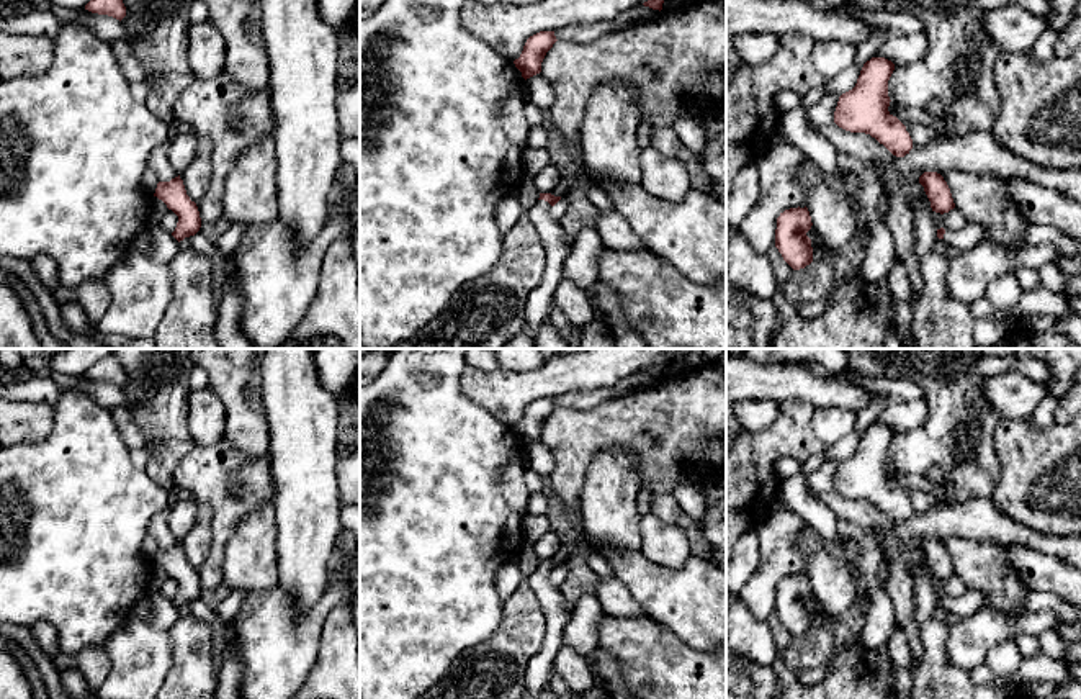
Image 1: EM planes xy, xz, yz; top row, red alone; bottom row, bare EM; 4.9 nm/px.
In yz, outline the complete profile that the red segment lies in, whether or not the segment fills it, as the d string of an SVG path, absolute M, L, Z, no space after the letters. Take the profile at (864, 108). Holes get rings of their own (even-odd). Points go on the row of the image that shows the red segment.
M872 57L860 70L852 90L839 97L834 123L850 133L865 133L883 144L893 156L904 157L913 149L906 126L888 111L888 80L895 64Z

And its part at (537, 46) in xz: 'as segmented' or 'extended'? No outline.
as segmented

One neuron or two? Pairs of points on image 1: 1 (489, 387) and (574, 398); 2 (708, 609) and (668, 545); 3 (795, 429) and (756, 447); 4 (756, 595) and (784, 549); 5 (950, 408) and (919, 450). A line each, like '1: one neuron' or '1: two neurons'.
1: two neurons
2: two neurons
3: one neuron
4: one neuron
5: one neuron

